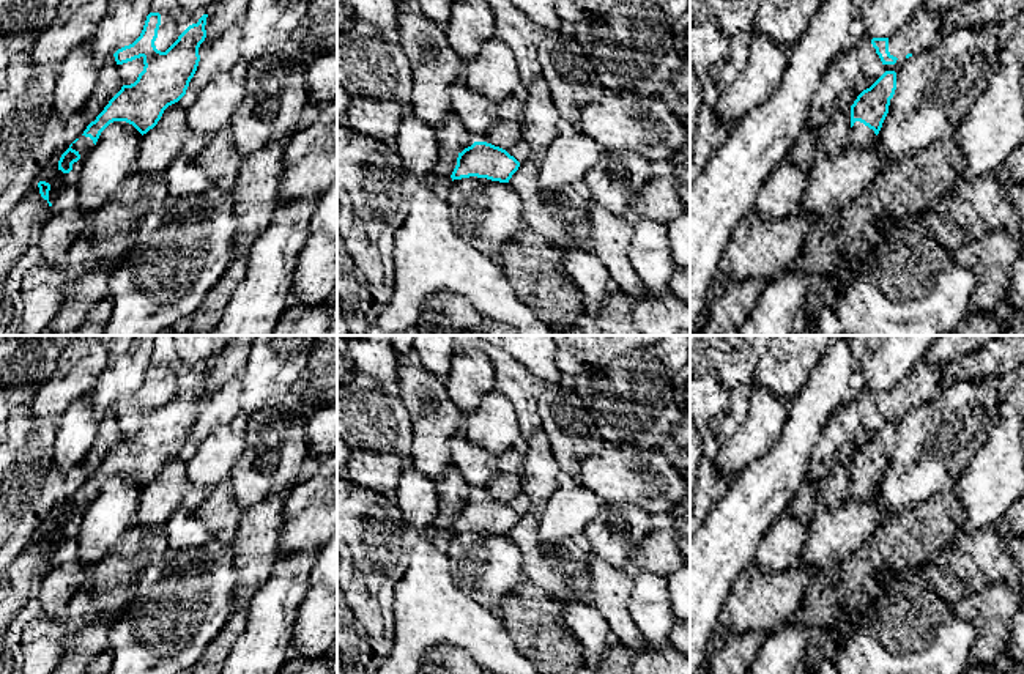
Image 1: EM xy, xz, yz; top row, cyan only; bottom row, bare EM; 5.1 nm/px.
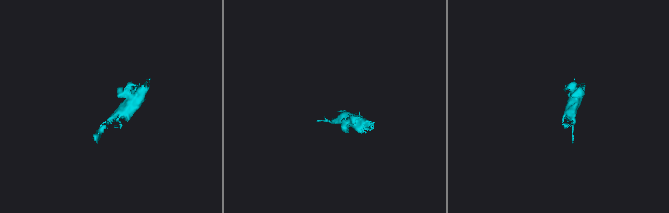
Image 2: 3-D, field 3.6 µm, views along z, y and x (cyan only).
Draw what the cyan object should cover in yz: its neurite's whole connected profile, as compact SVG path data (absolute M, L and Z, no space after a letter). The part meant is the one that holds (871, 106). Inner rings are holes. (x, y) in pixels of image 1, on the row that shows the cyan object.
M885 71L870 88L857 96L851 106L851 146L866 148L876 142L895 90L896 72Z

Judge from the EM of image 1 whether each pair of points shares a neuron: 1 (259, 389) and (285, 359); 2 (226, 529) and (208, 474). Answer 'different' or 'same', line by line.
1: same
2: different

